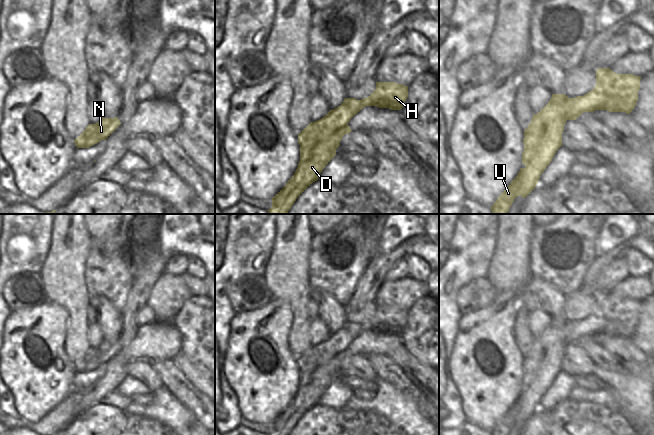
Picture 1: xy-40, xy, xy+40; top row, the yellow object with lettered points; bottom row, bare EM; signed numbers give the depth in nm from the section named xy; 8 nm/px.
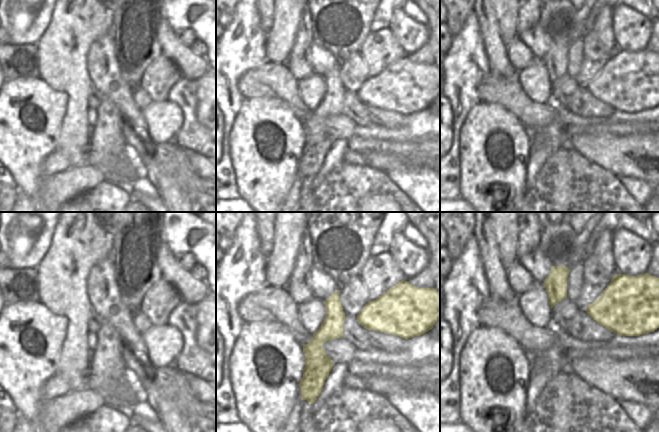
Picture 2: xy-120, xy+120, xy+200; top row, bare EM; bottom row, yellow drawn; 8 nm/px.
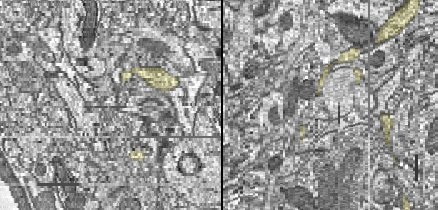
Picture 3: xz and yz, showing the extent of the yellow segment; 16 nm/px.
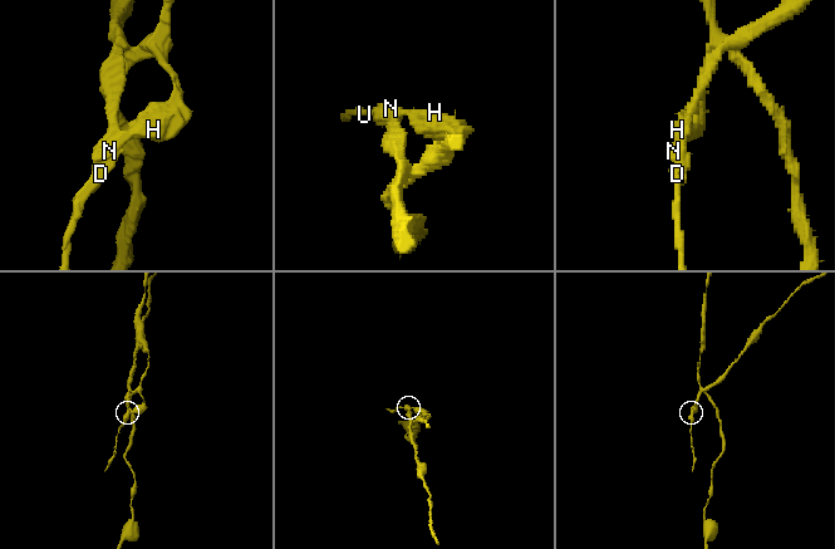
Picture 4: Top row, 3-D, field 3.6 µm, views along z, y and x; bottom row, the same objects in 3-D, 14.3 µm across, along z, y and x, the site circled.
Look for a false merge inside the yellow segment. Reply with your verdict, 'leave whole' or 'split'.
split

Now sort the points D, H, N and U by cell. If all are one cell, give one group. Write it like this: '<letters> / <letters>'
D N U / H

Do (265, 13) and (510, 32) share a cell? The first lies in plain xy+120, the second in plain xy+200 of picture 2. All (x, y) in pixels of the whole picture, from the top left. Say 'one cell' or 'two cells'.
two cells

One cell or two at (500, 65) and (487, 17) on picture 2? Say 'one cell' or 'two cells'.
one cell

